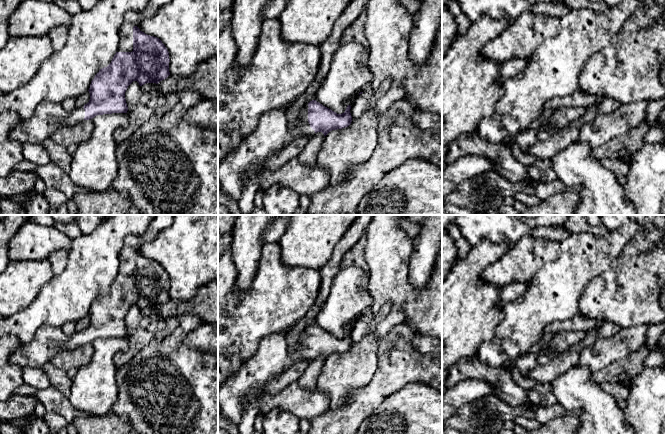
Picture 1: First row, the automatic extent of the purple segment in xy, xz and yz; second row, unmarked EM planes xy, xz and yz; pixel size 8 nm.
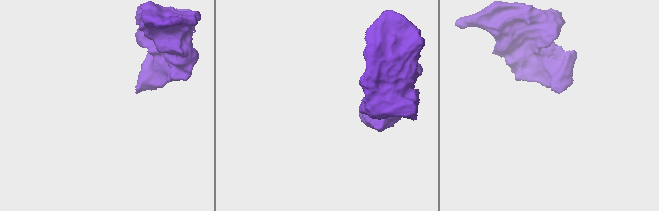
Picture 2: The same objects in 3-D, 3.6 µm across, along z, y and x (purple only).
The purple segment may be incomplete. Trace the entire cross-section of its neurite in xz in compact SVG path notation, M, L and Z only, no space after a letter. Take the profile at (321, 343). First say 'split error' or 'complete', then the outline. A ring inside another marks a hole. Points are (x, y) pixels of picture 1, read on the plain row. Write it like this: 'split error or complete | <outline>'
split error | M312 324L301 332L298 347L294 353L291 353L287 342L287 334L292 328L289 328L286 332L263 338L254 356L242 361L240 368L218 390L218 407L221 415L234 425L238 426L240 423L245 407L243 399L249 392L265 388L270 380L278 377L287 368L302 359L312 360L317 356L322 356L326 360L330 355L348 351L352 346L350 329L347 330L344 337L337 338L316 324Z

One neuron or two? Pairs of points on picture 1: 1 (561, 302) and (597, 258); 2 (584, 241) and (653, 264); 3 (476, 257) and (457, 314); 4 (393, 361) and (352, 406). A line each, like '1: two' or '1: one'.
1: one
2: two
3: one
4: one

